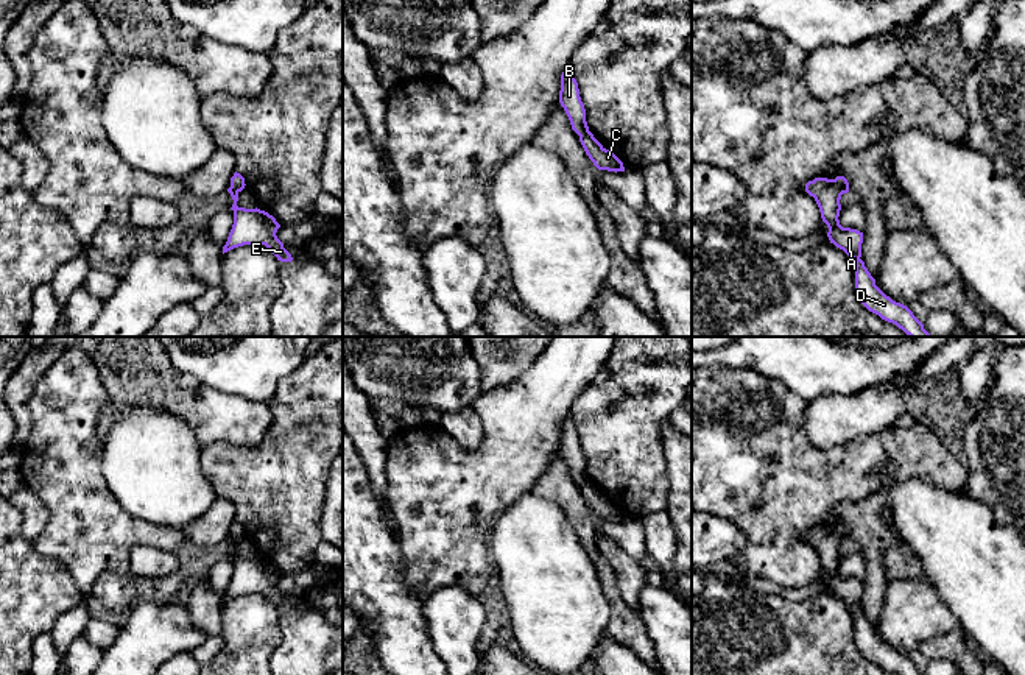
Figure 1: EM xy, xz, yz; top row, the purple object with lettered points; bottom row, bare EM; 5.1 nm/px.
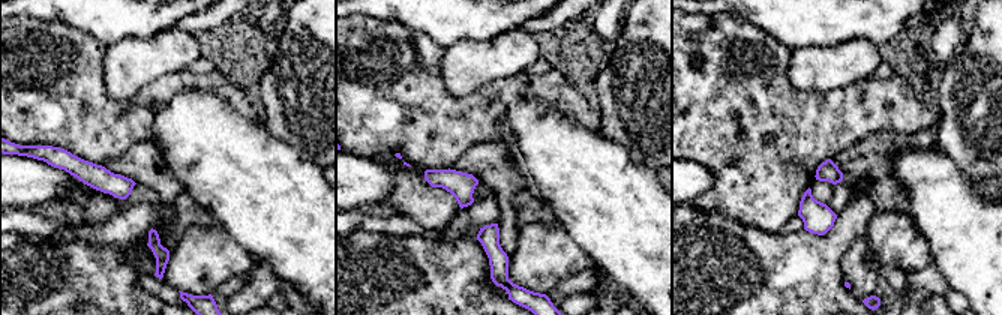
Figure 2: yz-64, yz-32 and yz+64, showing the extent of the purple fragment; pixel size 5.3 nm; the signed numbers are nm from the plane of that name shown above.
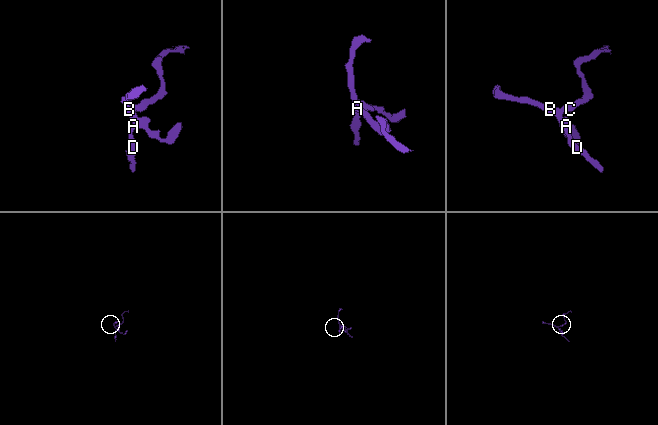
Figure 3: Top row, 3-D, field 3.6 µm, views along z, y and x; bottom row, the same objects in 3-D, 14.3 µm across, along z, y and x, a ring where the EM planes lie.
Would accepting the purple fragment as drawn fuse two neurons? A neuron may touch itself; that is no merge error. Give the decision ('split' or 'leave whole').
split

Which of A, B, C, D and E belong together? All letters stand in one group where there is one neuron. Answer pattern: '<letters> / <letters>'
A B D E / C

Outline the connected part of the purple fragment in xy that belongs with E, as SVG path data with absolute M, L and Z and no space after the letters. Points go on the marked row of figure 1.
M232 187L227 189L234 204L234 224L229 232L227 242L223 246L223 254L243 246L243 245L265 245L280 262L291 262L291 254L284 248L284 243L277 239L276 232L280 224L273 215L260 209L238 207L238 192Z

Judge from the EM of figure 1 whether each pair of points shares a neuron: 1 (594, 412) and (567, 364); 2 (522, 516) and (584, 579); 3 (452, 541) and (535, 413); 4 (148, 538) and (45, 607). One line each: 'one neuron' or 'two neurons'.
1: two neurons
2: one neuron
3: one neuron
4: two neurons

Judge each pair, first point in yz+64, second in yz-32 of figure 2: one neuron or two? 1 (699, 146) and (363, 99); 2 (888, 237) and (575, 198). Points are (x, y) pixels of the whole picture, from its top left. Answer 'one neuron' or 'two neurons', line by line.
1: one neuron
2: two neurons

